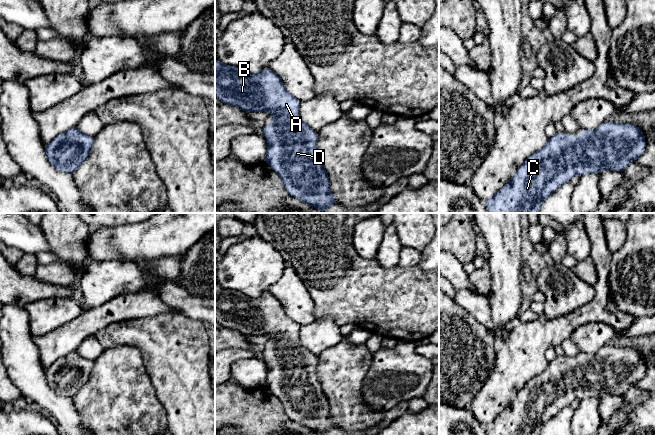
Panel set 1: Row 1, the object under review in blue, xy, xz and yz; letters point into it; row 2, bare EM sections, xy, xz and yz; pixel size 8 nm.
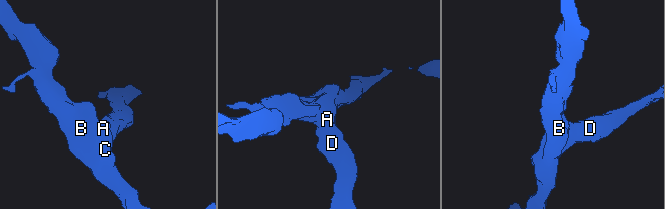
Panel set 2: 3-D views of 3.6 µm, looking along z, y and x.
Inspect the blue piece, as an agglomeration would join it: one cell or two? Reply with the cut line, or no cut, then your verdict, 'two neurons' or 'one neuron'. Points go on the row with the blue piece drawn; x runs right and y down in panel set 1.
cut none; one neuron

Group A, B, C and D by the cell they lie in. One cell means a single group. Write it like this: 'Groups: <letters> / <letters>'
Groups: A B C D

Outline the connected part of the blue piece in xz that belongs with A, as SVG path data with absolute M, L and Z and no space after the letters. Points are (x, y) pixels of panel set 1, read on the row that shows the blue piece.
M216 59L215 96L223 104L240 107L245 112L272 112L275 116L275 120L263 128L263 133L269 143L264 162L279 175L287 192L291 196L322 212L325 212L332 205L337 204L334 195L330 191L328 174L324 169L317 153L316 142L318 140L318 132L311 129L301 120L299 114L301 101L287 92L283 81L276 73L268 67L265 67L259 73L248 73L241 68L224 65Z

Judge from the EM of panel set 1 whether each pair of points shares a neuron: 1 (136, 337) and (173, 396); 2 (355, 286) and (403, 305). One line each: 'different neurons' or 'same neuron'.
1: same neuron
2: same neuron

